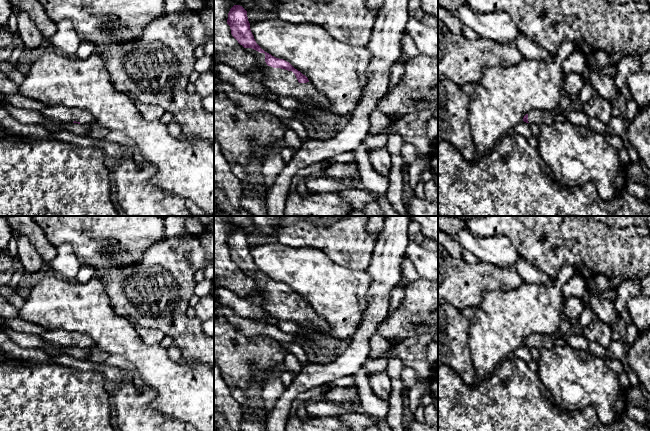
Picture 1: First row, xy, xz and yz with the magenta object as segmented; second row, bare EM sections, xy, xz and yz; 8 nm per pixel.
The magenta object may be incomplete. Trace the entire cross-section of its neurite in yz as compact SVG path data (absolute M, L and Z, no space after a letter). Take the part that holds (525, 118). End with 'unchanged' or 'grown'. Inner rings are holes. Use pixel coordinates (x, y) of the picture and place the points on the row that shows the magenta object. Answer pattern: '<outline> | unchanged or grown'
M535 109L523 117L523 121L530 125L551 125L554 122L554 115L550 111Z | grown

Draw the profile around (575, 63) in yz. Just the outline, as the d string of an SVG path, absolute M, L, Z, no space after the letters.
M575 49L568 57L562 62L562 69L564 75L575 73L582 75L587 63L583 54Z

